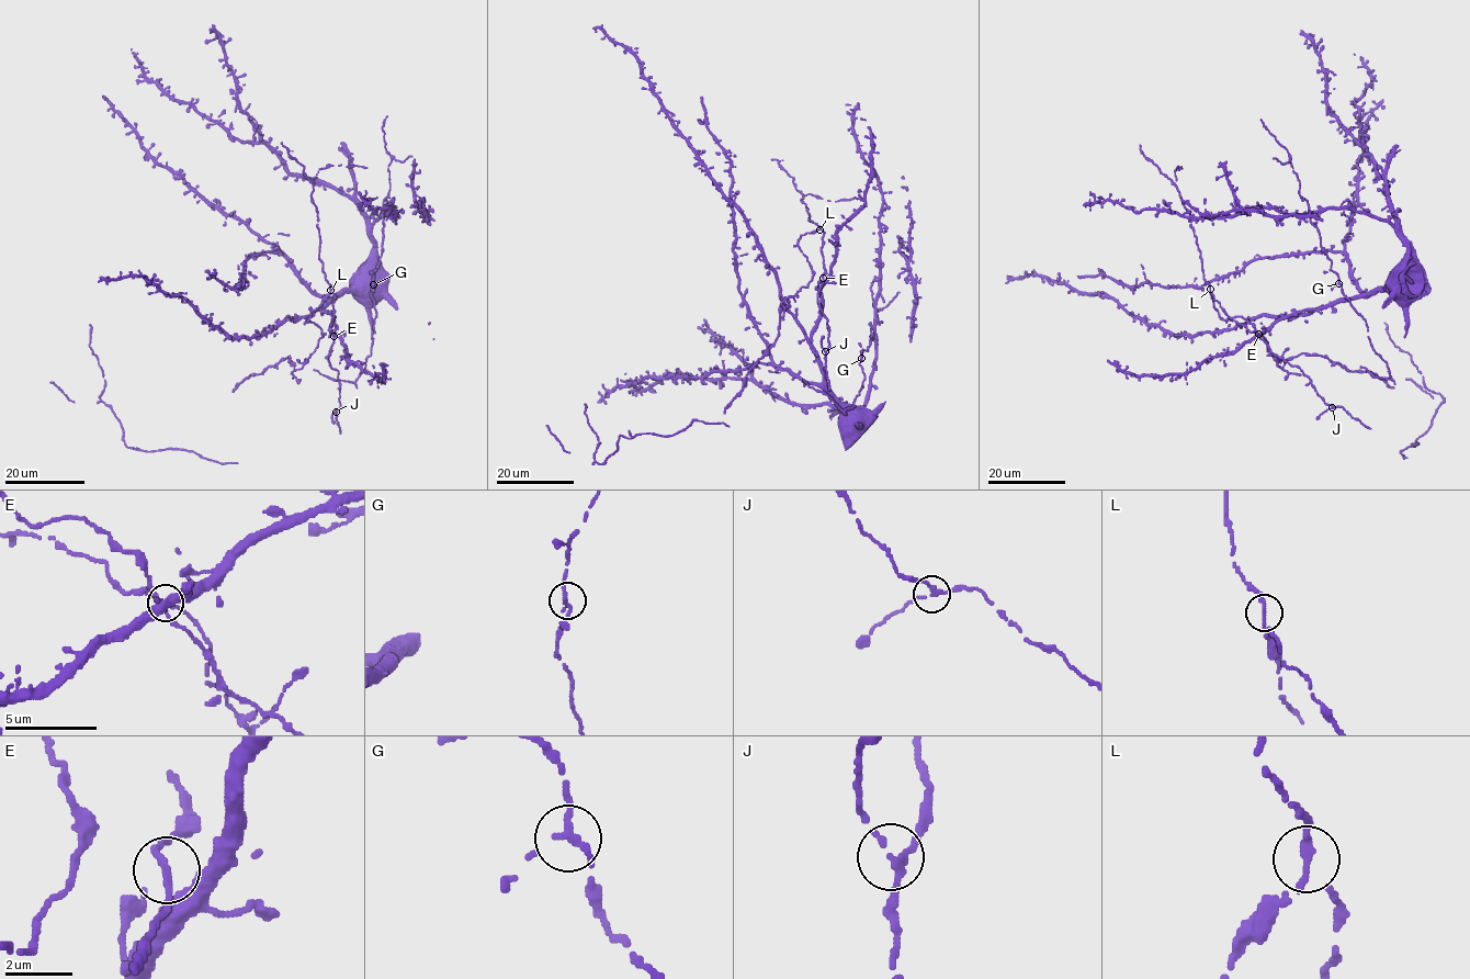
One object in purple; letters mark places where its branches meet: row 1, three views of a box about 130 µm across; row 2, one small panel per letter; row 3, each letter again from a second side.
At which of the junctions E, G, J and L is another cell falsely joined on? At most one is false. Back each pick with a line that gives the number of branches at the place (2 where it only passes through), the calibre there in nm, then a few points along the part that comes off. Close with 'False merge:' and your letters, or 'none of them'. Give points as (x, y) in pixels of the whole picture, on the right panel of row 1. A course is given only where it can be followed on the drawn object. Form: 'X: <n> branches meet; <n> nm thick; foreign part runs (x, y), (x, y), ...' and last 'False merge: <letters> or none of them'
L: 3 branches meet; 170 nm thick; foreign part runs (1210, 289), (1220, 316), (1264, 337), (1278, 366), (1301, 353), (1319, 355), (1349, 371), (1371, 372), (1393, 389)
False merge: L

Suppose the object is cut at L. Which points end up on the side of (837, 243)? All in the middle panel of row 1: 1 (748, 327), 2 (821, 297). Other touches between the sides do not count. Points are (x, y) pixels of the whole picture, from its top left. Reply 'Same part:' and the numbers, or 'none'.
Same part: 1, 2

